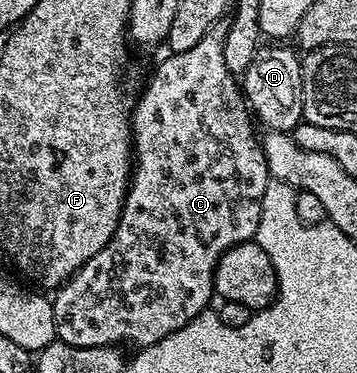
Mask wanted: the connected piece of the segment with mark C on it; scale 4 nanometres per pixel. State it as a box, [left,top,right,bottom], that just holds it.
[53,19,271,349]

